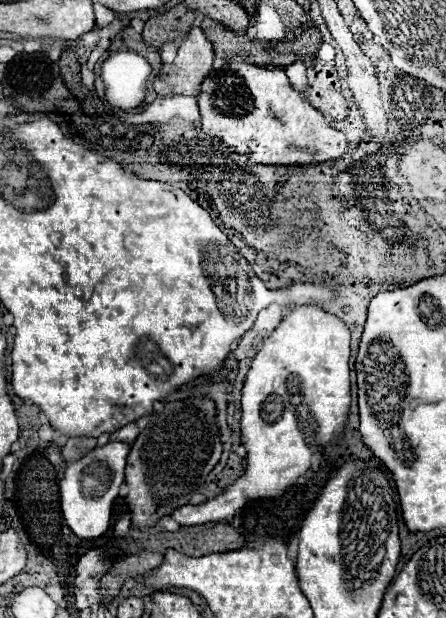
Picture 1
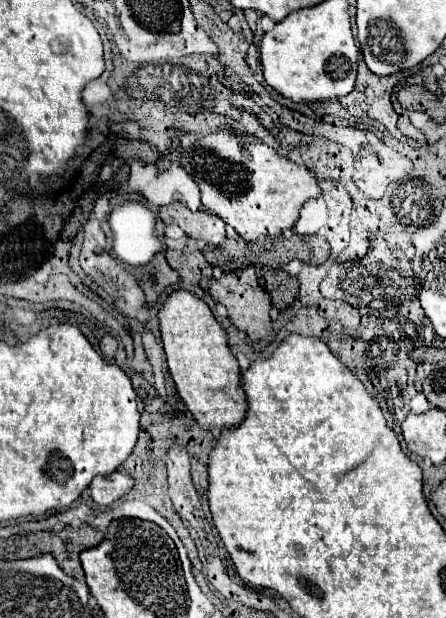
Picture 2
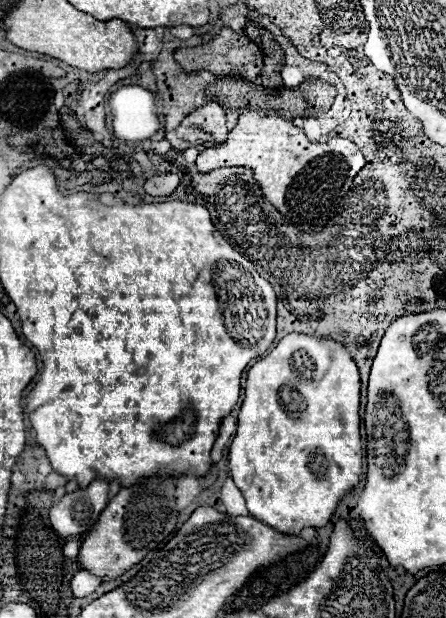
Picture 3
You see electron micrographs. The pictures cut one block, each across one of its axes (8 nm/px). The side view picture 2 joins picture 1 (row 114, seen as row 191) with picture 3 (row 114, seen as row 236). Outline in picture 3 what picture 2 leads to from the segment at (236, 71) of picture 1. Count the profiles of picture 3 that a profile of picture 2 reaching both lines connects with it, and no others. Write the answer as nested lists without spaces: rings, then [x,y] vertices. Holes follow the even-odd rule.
[[[256,108],[244,110],[238,126],[228,134],[228,140],[220,146],[212,146],[212,148],[204,148],[196,160],[196,166],[200,172],[212,172],[216,168],[228,168],[228,166],[246,166],[254,172],[254,180],[258,182],[258,186],[264,192],[264,198],[274,204],[274,208],[278,208],[278,212],[282,216],[286,216],[286,220],[290,220],[290,224],[298,224],[298,228],[316,228],[316,226],[328,226],[328,222],[332,218],[326,218],[332,210],[336,214],[336,208],[340,204],[340,200],[346,196],[346,192],[352,188],[352,180],[354,176],[364,168],[366,160],[362,156],[362,152],[356,148],[356,144],[352,144],[346,138],[330,138],[328,142],[322,144],[312,144],[308,142],[306,134],[302,128],[296,128],[292,124],[292,120],[286,120],[282,116],[270,114],[270,118],[260,118]]]

